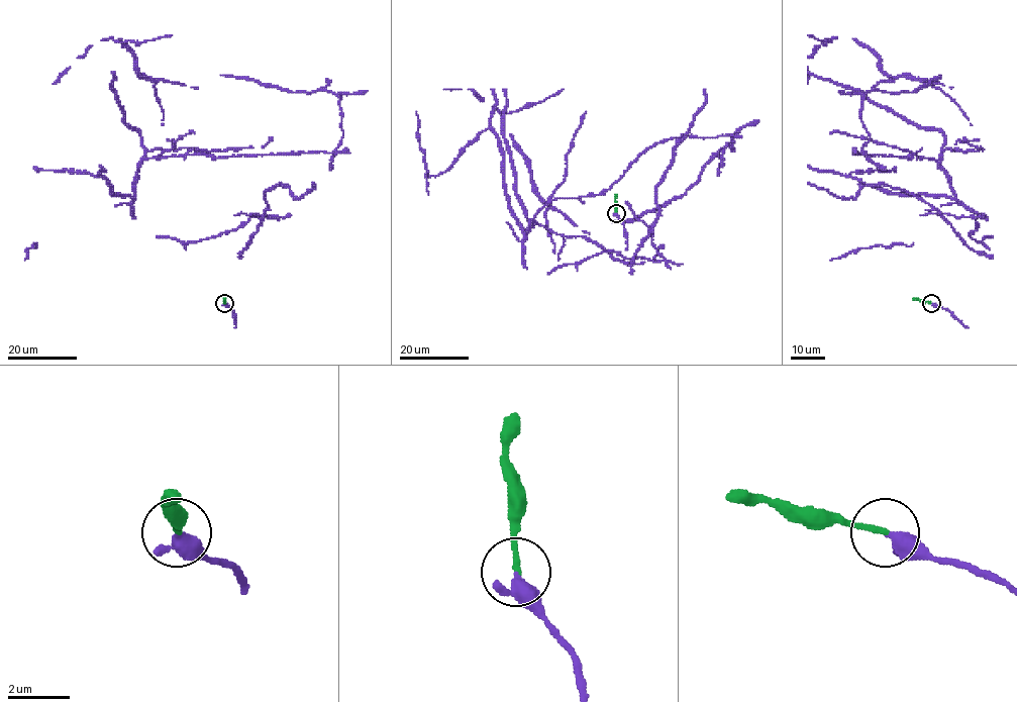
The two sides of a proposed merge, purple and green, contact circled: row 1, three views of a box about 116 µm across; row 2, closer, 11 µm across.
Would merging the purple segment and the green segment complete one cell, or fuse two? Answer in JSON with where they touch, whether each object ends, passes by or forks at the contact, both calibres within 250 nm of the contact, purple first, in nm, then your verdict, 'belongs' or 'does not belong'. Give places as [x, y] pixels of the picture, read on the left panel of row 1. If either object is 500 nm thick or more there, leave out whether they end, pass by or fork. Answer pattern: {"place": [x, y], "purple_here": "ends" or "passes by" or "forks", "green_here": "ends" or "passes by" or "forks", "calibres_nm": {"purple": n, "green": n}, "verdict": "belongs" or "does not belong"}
{"place": [224, 303], "purple_here": "passes by", "green_here": "ends", "calibres_nm": {"purple": 300, "green": 180}, "verdict": "belongs"}

